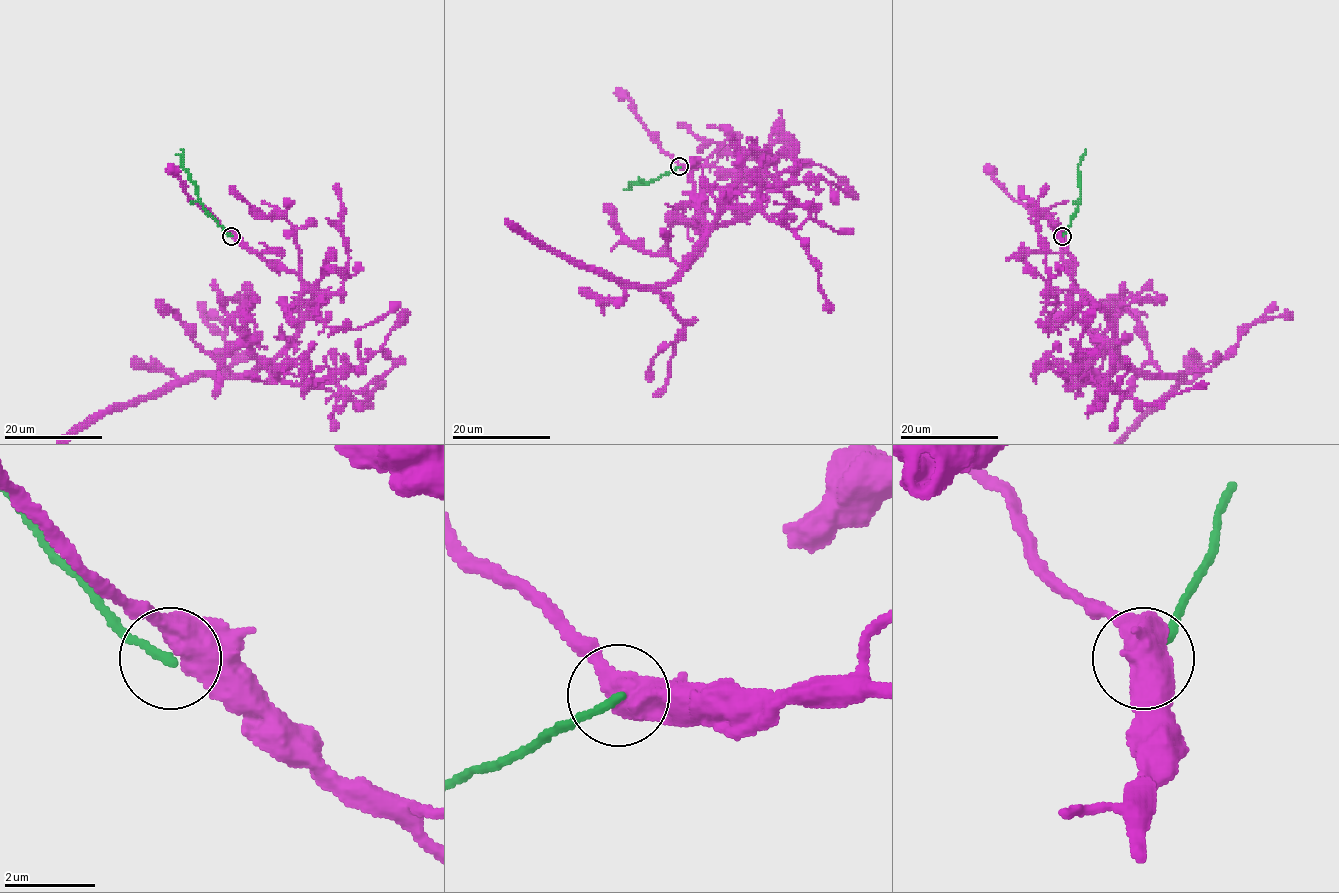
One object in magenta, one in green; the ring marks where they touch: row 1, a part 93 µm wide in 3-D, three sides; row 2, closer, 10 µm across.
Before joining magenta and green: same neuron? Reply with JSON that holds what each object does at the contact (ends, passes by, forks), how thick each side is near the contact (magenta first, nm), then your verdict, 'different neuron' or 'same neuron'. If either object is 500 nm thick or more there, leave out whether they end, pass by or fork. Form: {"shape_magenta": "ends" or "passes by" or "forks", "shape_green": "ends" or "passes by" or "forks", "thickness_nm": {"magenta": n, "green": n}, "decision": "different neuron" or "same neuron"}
{"thickness_nm": {"magenta": 600, "green": 180}, "decision": "different neuron"}

